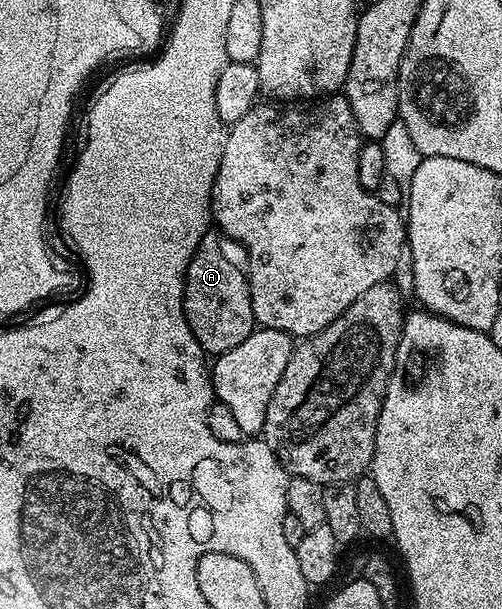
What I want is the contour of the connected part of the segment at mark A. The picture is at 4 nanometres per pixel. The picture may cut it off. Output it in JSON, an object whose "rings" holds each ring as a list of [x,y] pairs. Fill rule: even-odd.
{"rings":[[[206,231],[192,262],[188,262],[182,295],[186,321],[196,342],[200,342],[203,352],[214,358],[223,356],[228,350],[236,350],[244,338],[256,331],[247,269],[241,259],[233,260],[226,253],[225,246],[221,244],[223,240],[221,231]]]}

